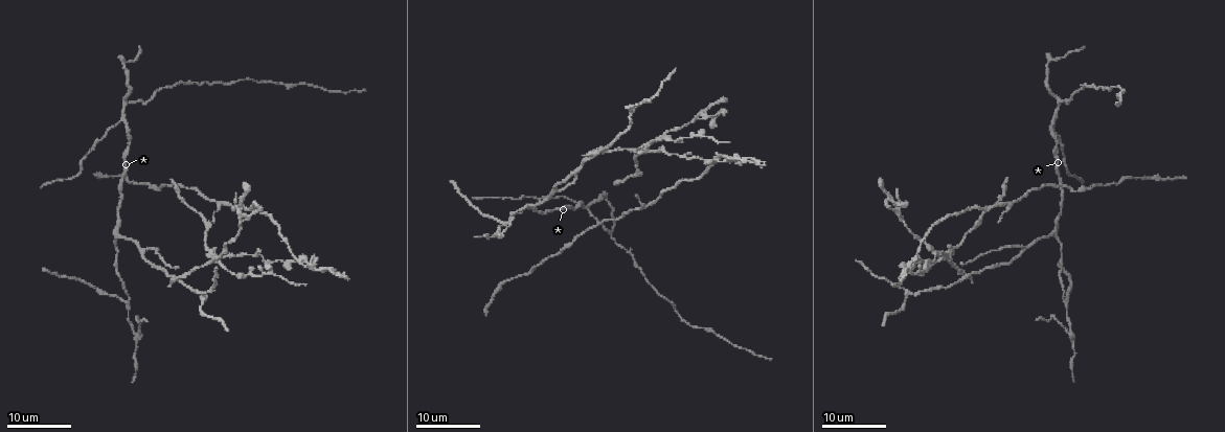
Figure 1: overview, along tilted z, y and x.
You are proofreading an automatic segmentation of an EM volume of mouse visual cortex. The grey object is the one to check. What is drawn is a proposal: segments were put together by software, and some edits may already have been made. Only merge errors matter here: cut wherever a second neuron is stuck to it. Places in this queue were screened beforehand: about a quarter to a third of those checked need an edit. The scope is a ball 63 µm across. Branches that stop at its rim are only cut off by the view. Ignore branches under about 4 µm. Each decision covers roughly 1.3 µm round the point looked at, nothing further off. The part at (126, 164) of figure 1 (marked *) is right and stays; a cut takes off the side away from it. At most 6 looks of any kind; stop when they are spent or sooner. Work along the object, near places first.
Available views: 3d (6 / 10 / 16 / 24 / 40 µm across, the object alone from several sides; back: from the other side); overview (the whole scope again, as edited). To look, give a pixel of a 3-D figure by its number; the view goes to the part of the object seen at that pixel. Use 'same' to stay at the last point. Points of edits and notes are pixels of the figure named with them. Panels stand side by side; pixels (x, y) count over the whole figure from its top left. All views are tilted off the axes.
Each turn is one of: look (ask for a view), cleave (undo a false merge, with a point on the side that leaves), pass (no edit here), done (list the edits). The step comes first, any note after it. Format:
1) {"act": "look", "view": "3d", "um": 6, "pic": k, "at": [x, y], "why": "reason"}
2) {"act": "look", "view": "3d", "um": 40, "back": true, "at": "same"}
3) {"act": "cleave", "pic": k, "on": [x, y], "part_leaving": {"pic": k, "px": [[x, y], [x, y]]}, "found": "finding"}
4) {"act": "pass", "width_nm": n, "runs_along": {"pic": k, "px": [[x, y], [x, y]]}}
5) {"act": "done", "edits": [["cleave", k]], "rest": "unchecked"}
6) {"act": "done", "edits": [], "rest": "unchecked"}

{"act": "look", "view": "3d", "um": 16, "pic": 1, "at": [121, 119], "why": "a fork"}

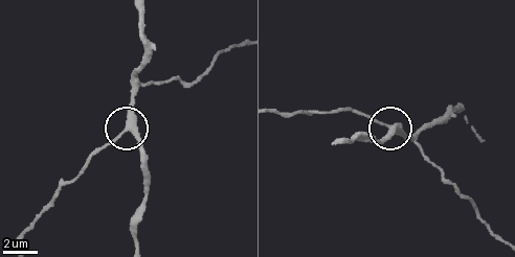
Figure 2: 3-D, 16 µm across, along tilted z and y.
{"act": "look", "view": "3d", "um": 10, "pic": 2, "at": [130, 128]}

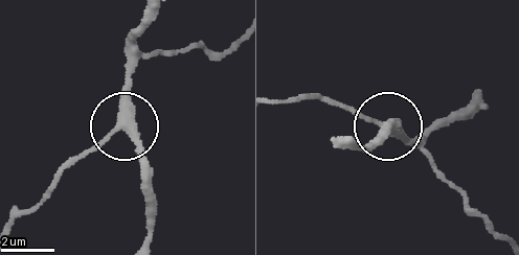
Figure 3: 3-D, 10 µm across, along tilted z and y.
{"act": "pass", "runs_along": {"pic": 3, "px": [[145, 239], [149, 199], [130, 132], [118, 128], [71, 163]]}, "found": "continuous, no second neuron"}

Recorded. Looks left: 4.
{"act": "look", "view": "3d", "um": 24, "pic": 1, "at": [1024, 246], "why": "a fork"}

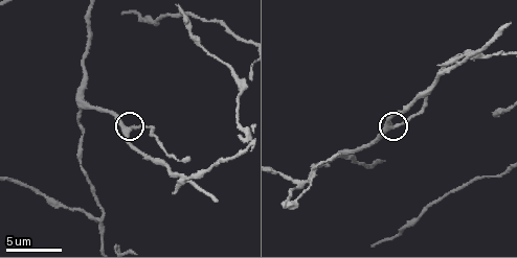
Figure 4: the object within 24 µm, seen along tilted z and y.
{"act": "look", "view": "3d", "um": 6, "pic": 4, "at": [130, 130], "why": "closer look"}

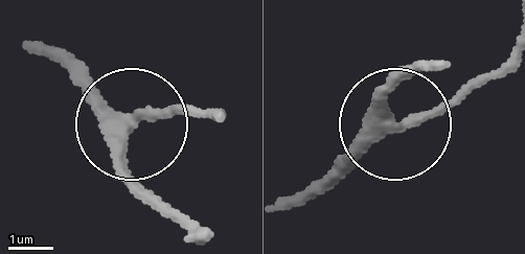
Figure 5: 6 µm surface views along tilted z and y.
{"act": "look", "view": "3d", "um": 6, "back": true, "pic": 5, "at": [130, 124]}

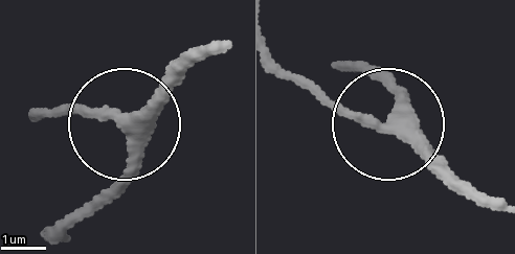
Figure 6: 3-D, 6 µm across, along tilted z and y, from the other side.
{"act": "pass", "runs_along": {"pic": 6, "px": [[202, 53], [128, 119], [61, 116]]}, "found": "one neuron here"}

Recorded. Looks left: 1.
{"act": "look", "view": "3d", "um": 10, "pic": 4, "at": [463, 55], "why": "four arms meet"}

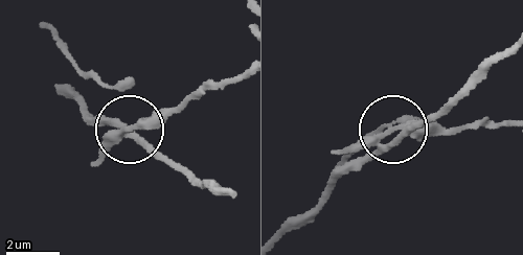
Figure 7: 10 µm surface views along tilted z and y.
{"act": "cleave", "pic": 7, "on": [153, 129], "width_nm": 300, "part_leaving": {"pic": 7, "px": [[124, 132], [161, 124], [208, 90], [239, 79]]}, "found": "two neurons meet here"}

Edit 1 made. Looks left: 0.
{"act": "done", "edits": [["cleave", 7]], "rest": "unchecked"}

